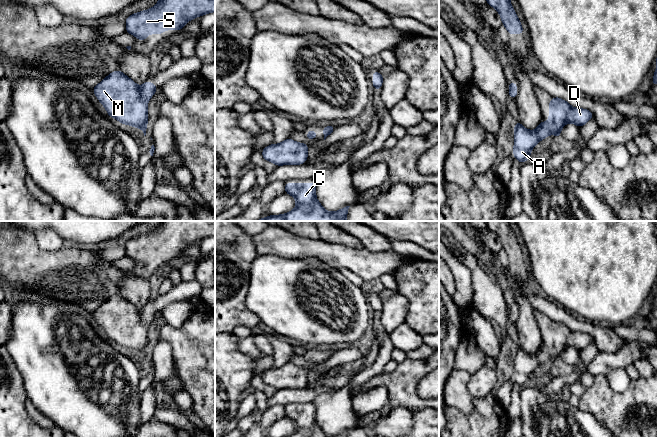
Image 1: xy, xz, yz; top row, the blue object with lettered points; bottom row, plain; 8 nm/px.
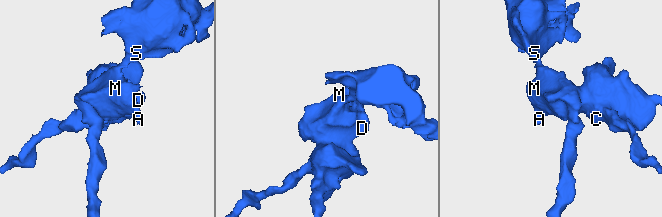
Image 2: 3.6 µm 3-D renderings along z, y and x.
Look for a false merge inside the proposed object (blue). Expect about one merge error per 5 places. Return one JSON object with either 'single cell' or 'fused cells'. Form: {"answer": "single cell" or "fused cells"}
{"answer": "single cell"}

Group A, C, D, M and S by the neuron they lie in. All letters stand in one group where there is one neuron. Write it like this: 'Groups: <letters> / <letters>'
Groups: A C D M S

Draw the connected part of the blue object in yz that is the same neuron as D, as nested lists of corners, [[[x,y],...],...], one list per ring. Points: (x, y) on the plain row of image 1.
[[[554,321],[549,325],[549,345],[540,346],[534,355],[523,351],[519,344],[516,345],[513,361],[514,381],[520,387],[525,386],[531,382],[530,375],[538,366],[550,358],[559,362],[561,353],[566,347],[573,347],[580,352],[593,340],[593,337],[587,333],[573,332],[565,324]]]

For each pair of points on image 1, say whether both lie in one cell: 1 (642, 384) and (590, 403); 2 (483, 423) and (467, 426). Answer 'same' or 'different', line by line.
1: same
2: same

